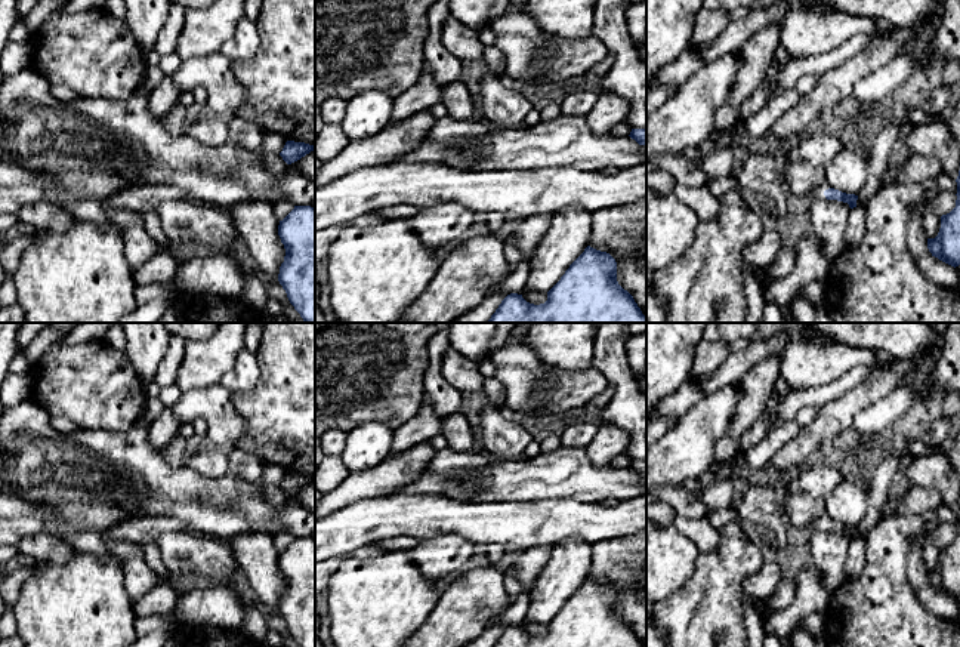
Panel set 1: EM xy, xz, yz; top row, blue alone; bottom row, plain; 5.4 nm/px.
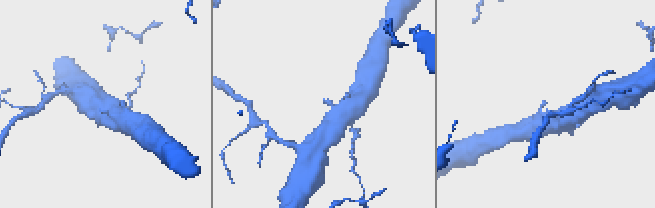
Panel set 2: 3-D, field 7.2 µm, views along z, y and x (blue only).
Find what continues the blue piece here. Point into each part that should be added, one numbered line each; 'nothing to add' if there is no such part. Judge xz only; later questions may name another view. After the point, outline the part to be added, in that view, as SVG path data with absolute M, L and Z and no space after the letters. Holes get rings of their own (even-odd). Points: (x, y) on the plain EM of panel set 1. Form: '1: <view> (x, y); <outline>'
nothing to add

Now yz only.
1: yz (817, 526); M825 512L824 515L821 515L818 520L815 520L809 527L808 530L811 533L818 533L818 532L827 532L825 527L824 527L824 523L831 520L831 517Z

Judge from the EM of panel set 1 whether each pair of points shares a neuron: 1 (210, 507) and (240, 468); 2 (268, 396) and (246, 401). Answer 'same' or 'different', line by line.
1: different
2: same

